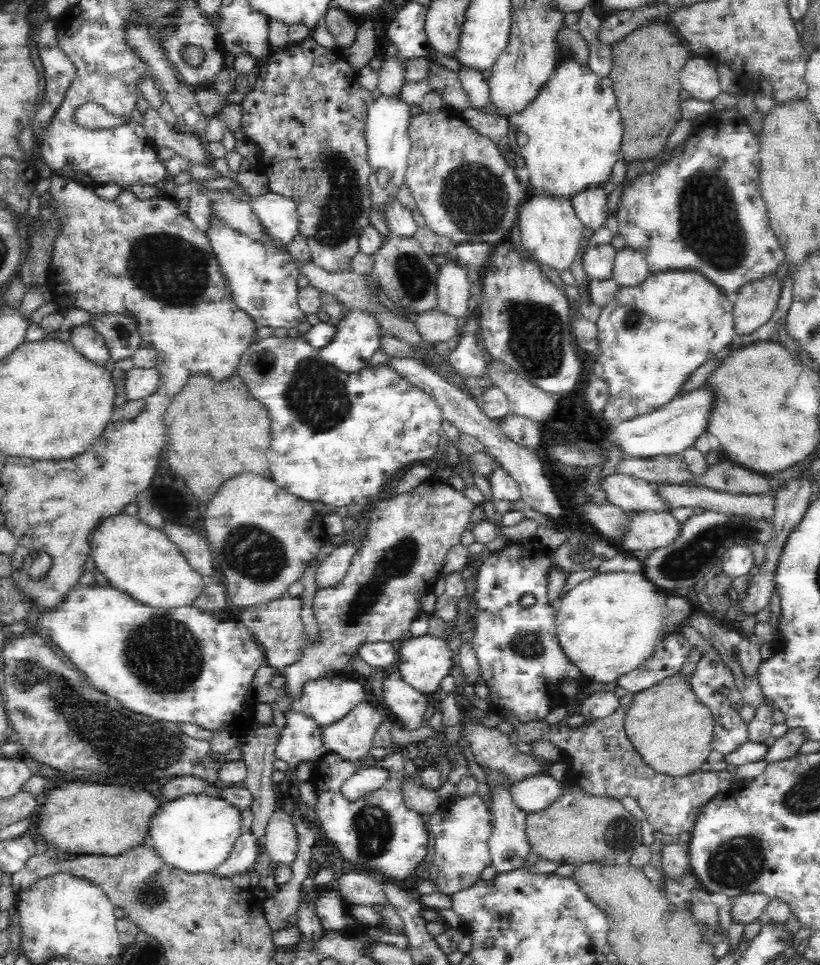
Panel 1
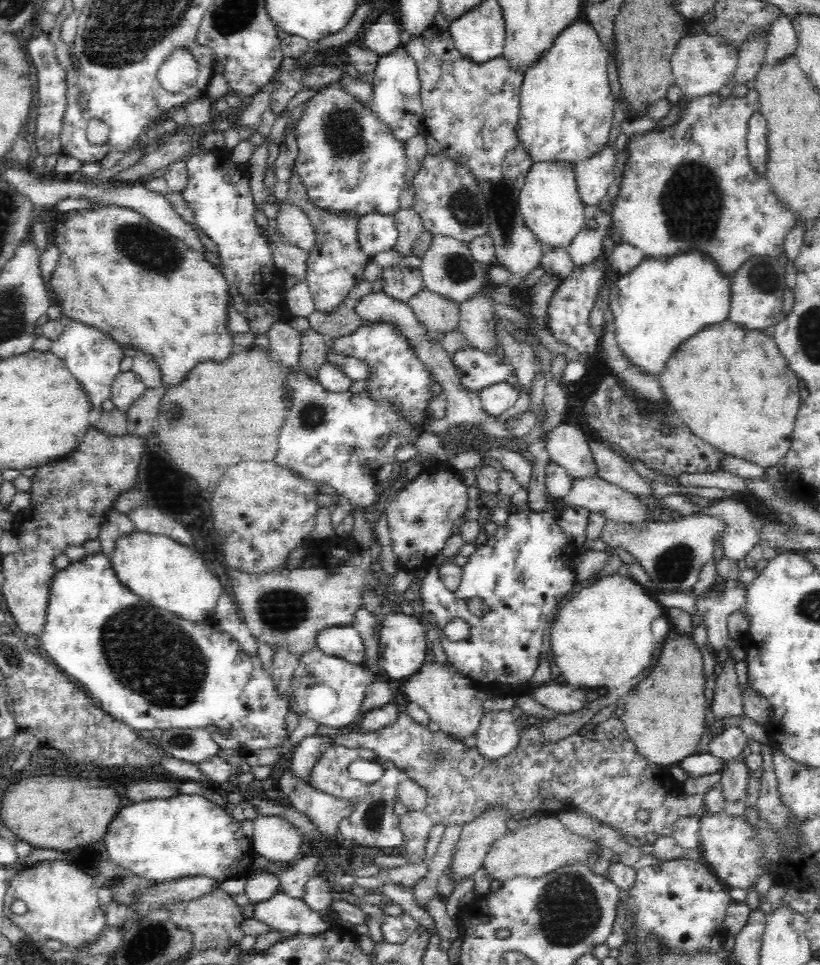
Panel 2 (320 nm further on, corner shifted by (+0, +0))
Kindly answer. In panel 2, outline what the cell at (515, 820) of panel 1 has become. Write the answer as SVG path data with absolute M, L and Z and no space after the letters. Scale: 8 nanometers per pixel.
M485 710L475 744L483 760L500 760L520 744L520 728L514 723L515 717L515 711L511 710Z

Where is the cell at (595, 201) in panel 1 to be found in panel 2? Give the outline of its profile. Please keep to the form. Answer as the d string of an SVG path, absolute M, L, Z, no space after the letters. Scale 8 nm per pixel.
M620 143L606 144L601 153L574 166L577 191L586 206L596 206L606 196L608 186L614 179L616 152L620 147Z

